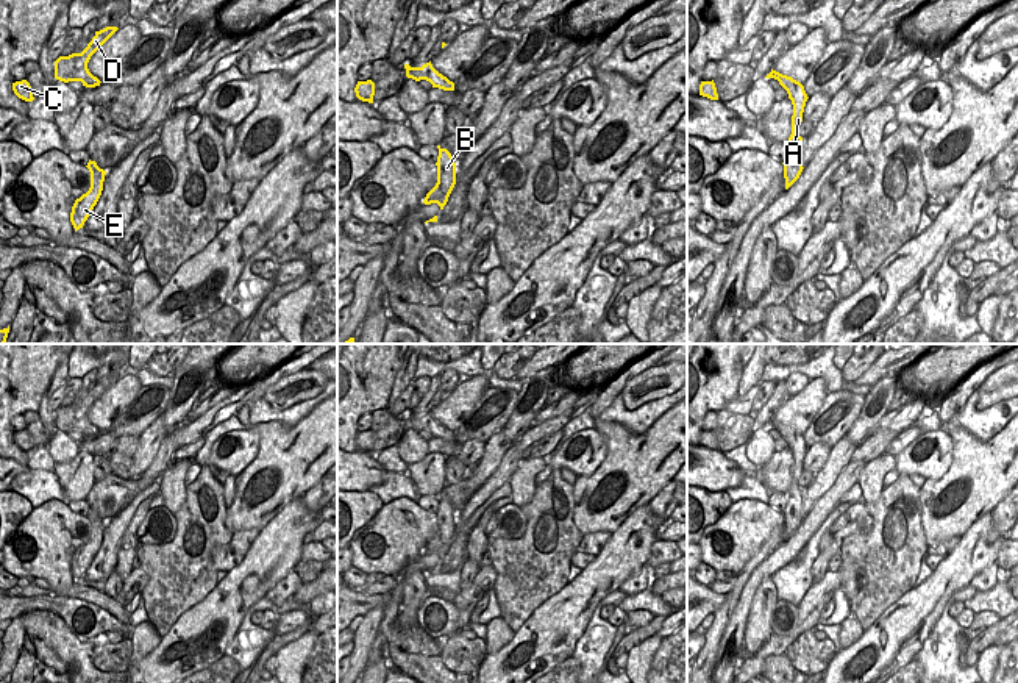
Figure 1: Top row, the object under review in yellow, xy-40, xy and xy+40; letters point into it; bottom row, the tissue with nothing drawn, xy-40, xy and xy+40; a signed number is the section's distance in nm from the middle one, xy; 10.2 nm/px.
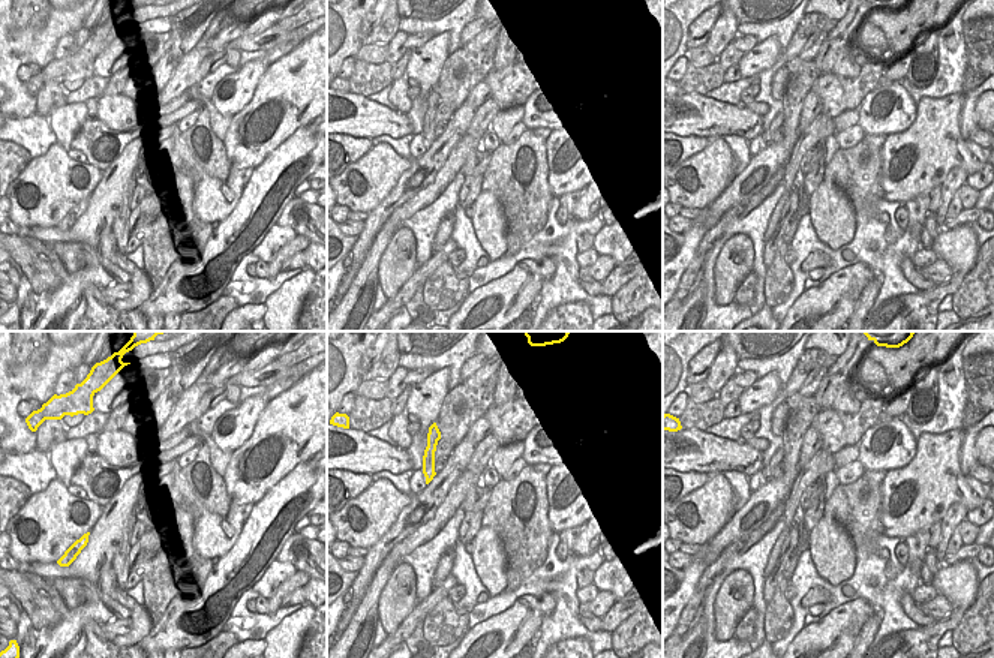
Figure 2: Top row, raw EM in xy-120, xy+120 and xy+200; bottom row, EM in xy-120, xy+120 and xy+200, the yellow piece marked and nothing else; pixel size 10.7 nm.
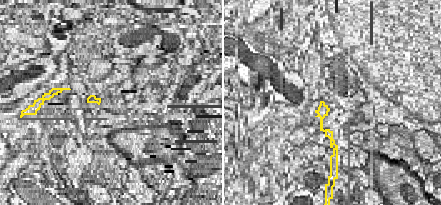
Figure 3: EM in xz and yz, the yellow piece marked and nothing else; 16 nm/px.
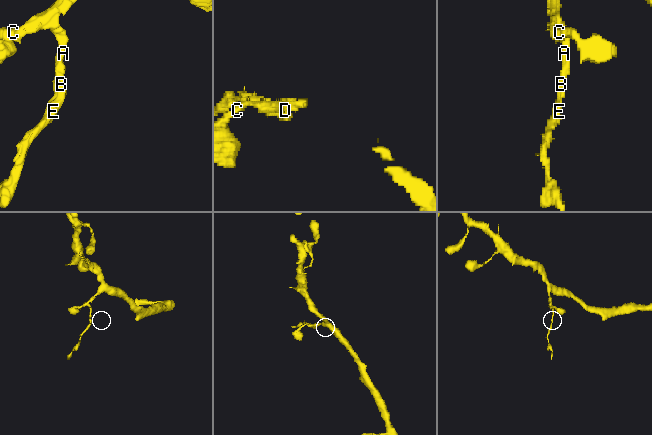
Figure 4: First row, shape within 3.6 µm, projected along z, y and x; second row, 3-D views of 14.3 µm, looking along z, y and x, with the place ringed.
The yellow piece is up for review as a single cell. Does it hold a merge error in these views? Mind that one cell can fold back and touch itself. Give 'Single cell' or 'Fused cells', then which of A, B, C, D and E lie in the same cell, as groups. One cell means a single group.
Fused cells. Groups: A B E / C D

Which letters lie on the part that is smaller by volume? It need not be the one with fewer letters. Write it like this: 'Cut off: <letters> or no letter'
Cut off: A, B, E

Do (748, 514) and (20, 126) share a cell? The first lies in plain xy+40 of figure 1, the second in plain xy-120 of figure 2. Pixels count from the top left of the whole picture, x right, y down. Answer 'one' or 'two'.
two

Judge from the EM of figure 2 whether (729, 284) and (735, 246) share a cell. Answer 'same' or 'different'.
same

